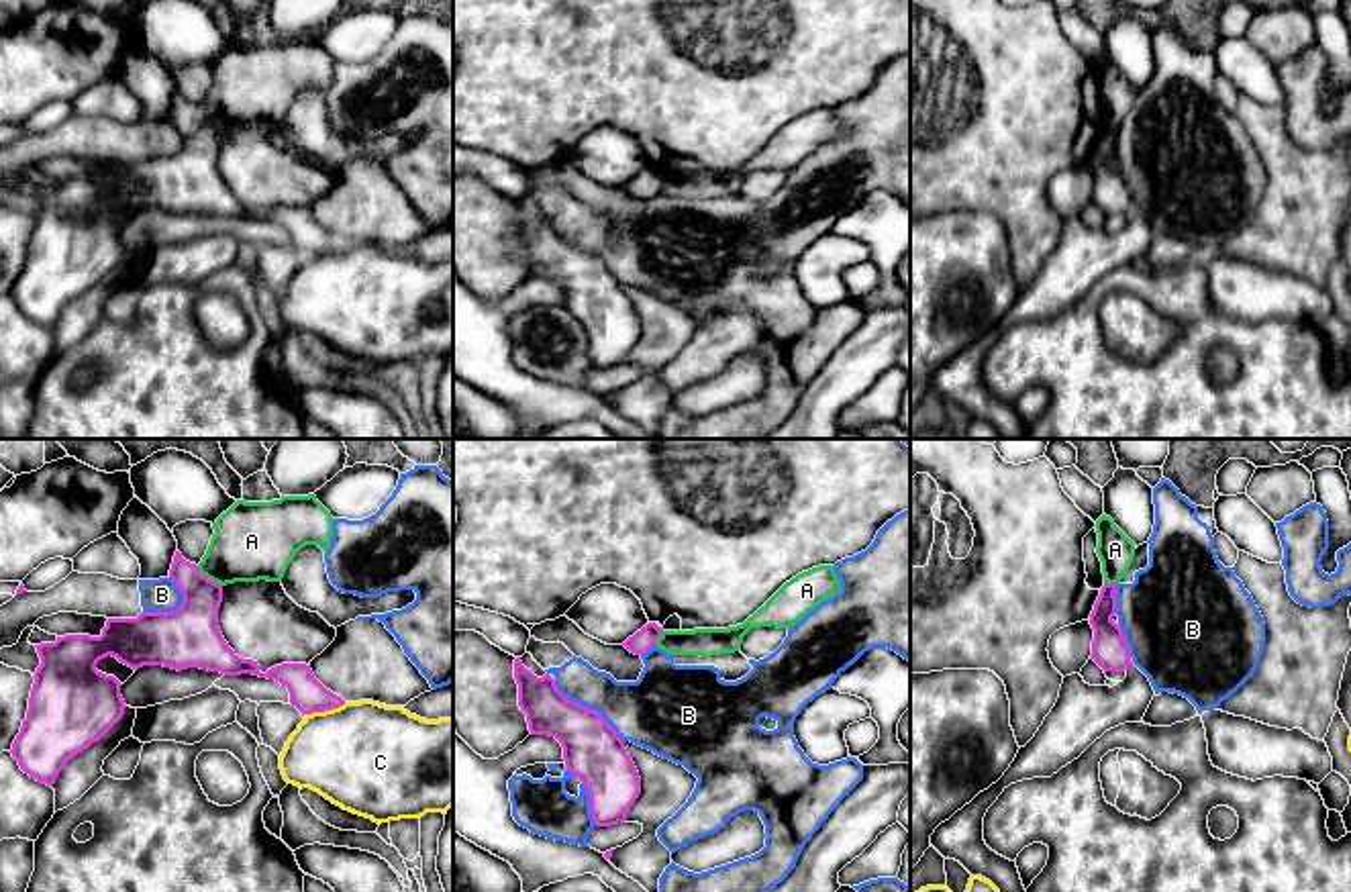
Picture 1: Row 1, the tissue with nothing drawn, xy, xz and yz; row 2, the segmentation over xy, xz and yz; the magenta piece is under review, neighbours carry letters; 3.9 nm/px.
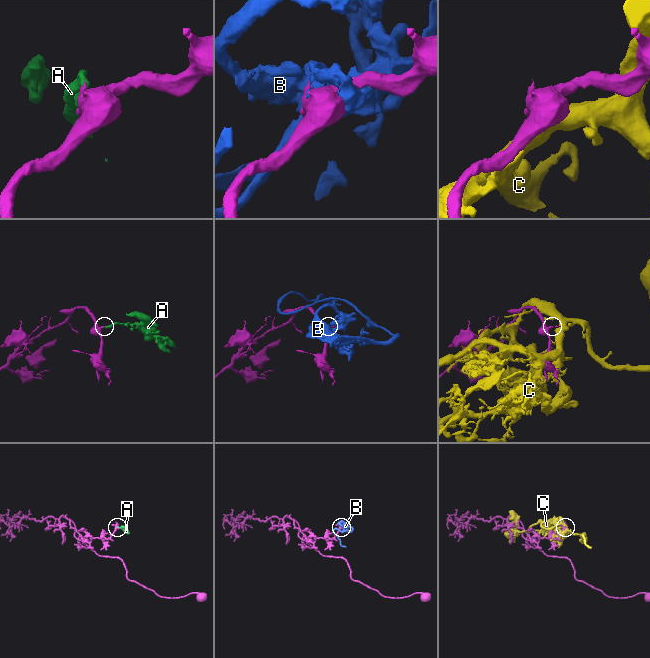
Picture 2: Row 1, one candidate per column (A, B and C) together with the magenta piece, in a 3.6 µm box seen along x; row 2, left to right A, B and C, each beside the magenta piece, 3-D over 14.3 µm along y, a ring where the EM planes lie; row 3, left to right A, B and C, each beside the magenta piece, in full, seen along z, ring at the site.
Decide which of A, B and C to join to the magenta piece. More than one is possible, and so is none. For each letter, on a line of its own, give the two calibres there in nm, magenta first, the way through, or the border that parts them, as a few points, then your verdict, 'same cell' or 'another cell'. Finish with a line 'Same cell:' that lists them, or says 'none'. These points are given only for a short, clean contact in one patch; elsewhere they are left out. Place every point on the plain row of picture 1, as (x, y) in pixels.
A: 240/320 nm | along xy (196, 109), (221, 129) | another cell
B: 240/280 nm | another cell
C: 140/440 nm | another cell
Same cell: none

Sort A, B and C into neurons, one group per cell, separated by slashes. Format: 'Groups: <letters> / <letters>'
Groups: A B / C

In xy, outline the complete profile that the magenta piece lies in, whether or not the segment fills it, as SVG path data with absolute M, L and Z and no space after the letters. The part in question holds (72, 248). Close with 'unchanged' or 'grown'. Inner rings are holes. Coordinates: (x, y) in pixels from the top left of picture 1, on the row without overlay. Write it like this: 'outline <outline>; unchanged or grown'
outline M180 94L169 120L184 135L178 153L108 161L100 180L65 178L55 186L35 188L41 208L33 218L27 261L10 292L24 316L53 331L65 306L122 261L122 227L96 212L108 198L135 214L143 208L178 214L200 210L276 222L288 231L290 247L302 257L345 247L306 206L282 206L261 216L257 204L239 200L218 171L222 129L202 118Z; unchanged

